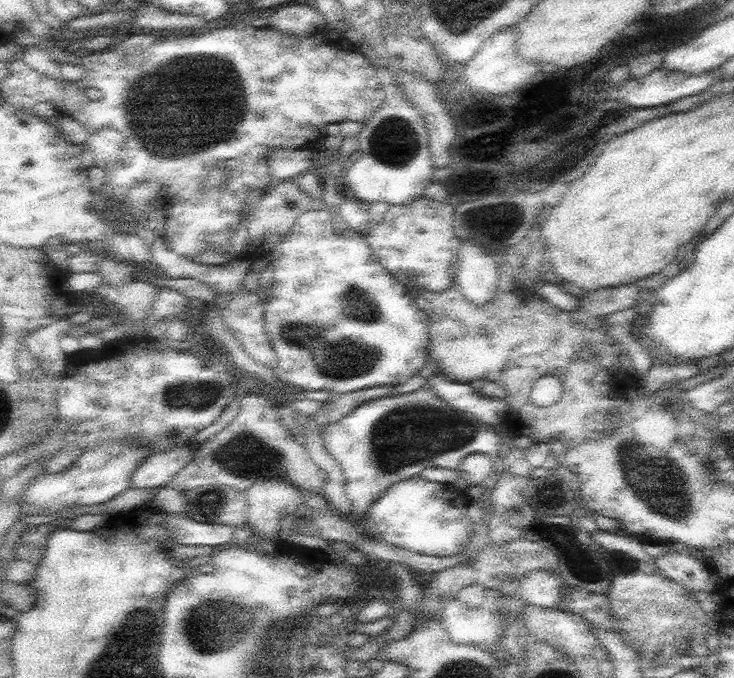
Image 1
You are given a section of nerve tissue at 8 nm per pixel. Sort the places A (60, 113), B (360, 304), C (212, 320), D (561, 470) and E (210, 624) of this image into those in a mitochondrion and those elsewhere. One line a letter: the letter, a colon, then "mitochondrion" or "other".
A: other
B: mitochondrion
C: other
D: other
E: mitochondrion

